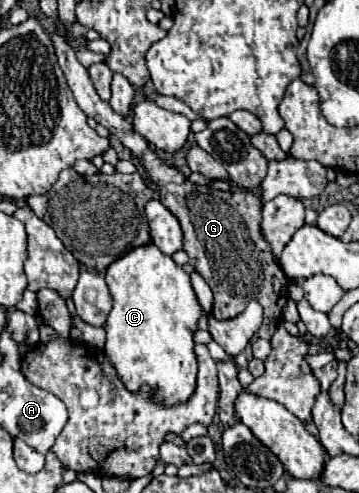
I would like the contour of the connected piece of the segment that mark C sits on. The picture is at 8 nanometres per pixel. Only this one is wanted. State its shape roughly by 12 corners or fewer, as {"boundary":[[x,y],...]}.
{"boundary":[[155,245],[111,263],[103,351],[157,405],[195,389],[203,315]]}

